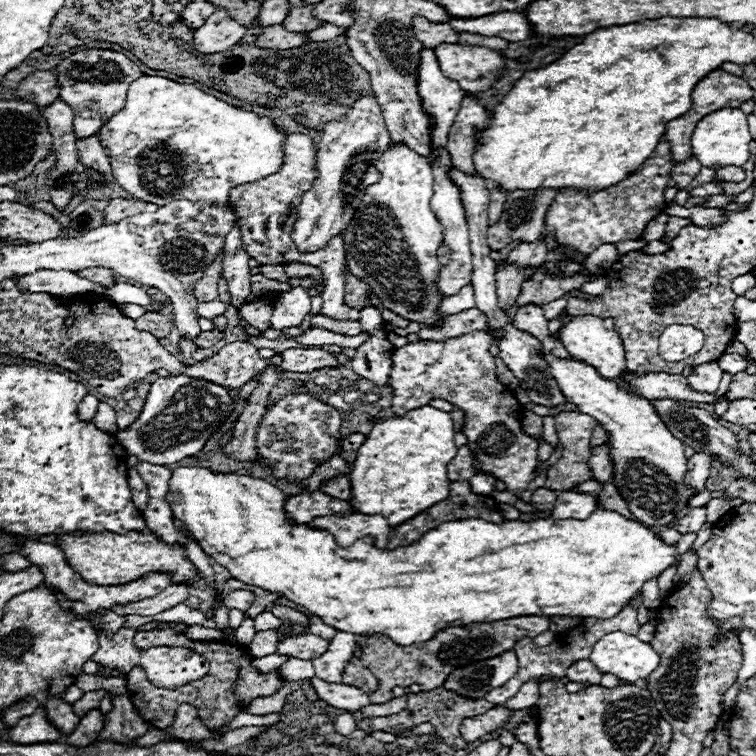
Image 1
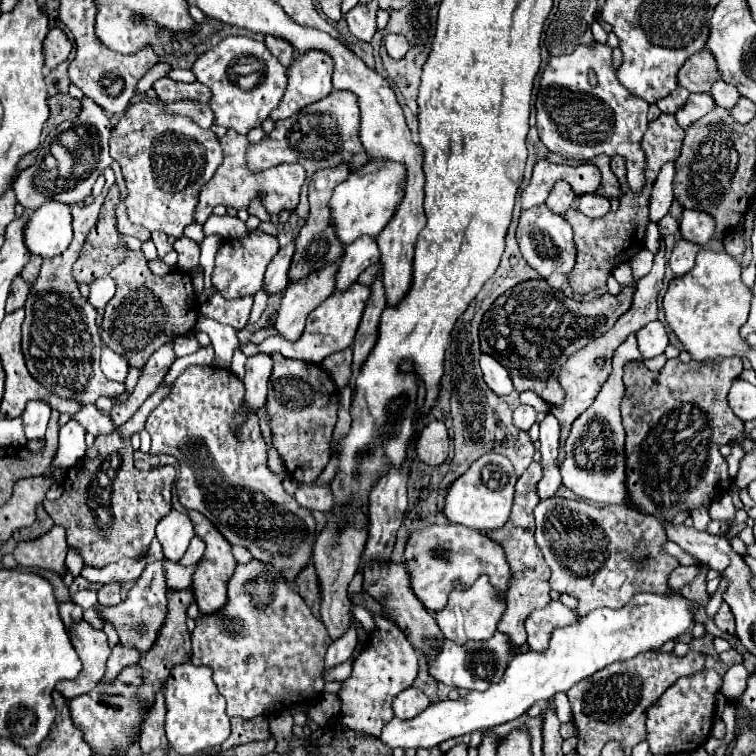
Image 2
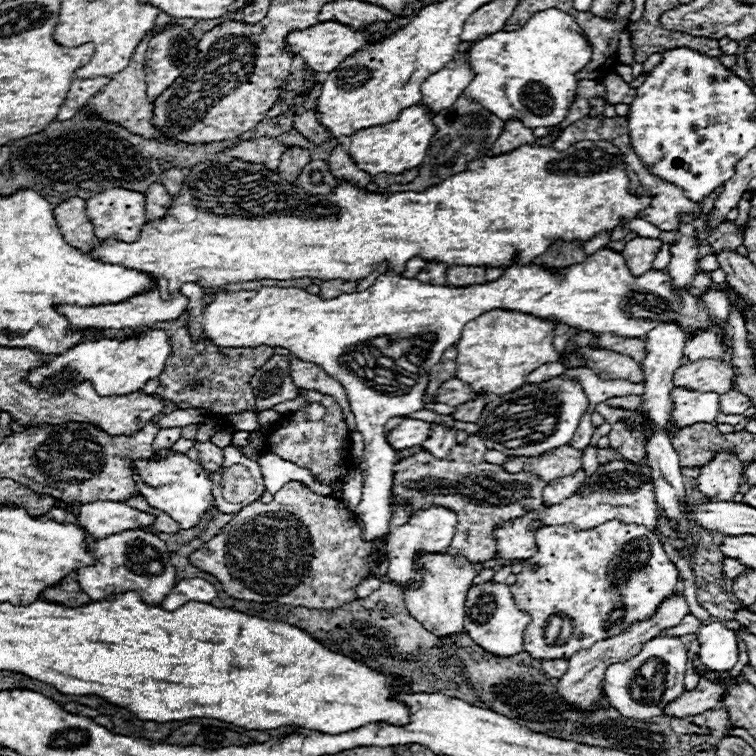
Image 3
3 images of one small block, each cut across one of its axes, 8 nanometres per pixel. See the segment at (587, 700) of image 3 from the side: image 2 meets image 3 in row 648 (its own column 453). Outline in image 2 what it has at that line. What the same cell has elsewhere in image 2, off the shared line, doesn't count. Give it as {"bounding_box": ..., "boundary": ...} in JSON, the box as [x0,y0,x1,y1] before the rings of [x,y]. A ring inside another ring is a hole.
{"bounding_box":[436,576,506,644],"boundary":[[[480,576],[466,590],[452,590],[448,604],[436,614],[436,622],[444,634],[444,638],[464,644],[466,640],[488,640],[496,632],[496,624],[500,622],[506,610],[506,598],[498,594],[498,590],[490,584],[488,576]]]}

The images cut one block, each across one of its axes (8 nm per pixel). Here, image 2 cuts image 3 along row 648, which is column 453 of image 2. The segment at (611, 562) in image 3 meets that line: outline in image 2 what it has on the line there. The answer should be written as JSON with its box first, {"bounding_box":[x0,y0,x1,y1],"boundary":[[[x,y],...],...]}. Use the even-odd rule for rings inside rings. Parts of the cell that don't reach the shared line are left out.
{"bounding_box":[406,524,510,610],"boundary":[[[434,524],[424,532],[414,532],[406,546],[406,566],[416,596],[426,608],[442,610],[448,594],[460,586],[470,586],[480,574],[490,576],[490,582],[504,594],[510,582],[510,568],[498,544],[488,540],[482,532],[458,524]]]}

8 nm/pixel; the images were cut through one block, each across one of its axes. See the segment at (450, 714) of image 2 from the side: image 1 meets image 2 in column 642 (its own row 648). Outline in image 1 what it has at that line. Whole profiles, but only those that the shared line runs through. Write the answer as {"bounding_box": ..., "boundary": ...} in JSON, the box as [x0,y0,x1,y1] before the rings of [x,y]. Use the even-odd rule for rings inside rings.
{"bounding_box":[590,632,660,684],"boundary":[[[610,632],[592,648],[590,660],[602,674],[614,674],[618,680],[636,684],[656,670],[660,656],[650,644],[624,632]]]}

